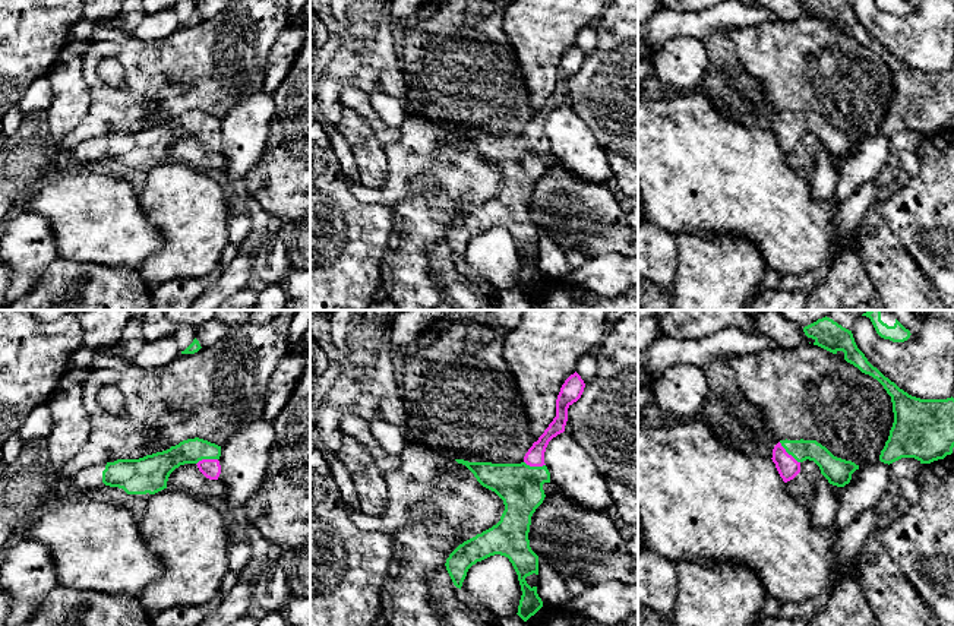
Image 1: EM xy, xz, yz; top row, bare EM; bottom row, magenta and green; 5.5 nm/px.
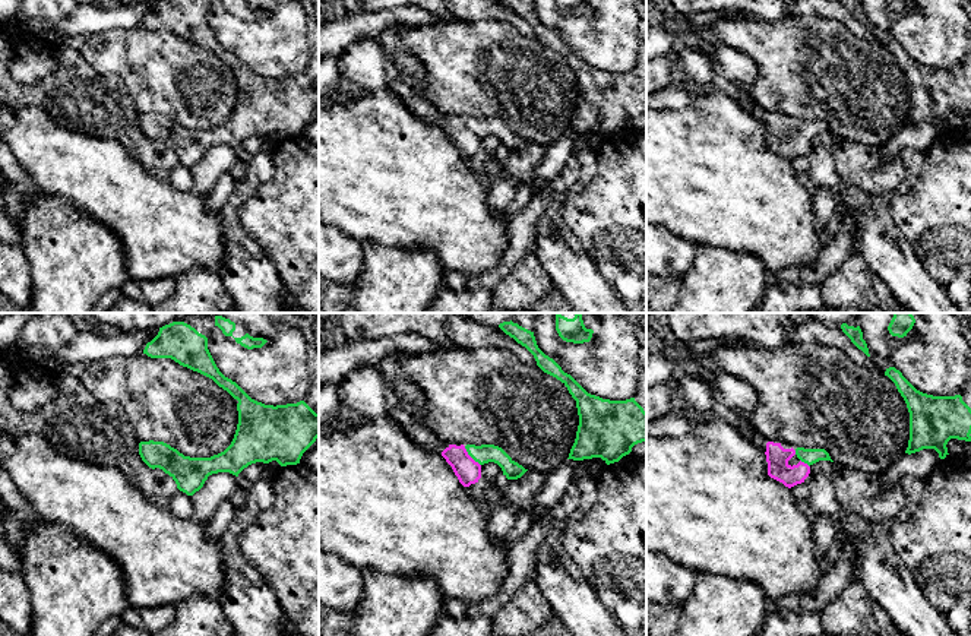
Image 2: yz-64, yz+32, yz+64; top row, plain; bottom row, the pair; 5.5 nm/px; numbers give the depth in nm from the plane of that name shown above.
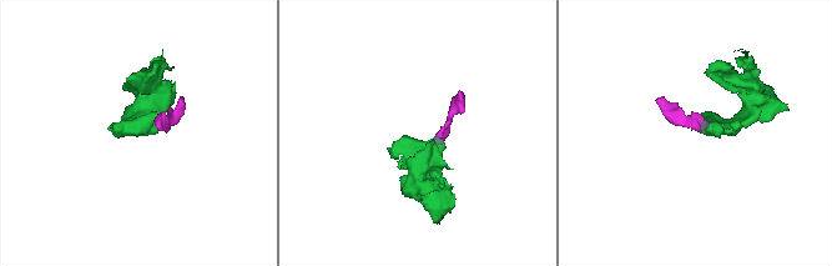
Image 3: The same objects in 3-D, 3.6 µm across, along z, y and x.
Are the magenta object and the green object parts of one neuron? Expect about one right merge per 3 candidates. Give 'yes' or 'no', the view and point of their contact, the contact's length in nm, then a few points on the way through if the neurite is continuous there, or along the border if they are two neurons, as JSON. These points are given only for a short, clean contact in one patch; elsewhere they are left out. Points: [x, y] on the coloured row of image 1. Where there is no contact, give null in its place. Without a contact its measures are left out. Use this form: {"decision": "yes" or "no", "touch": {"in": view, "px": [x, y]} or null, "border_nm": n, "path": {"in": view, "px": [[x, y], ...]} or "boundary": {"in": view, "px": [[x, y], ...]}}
{"decision": "yes", "touch": {"in": "yz", "px": [787, 454]}, "border_nm": 170, "path": {"in": "yz", "px": [[787, 467], [787, 454], [818, 454], [830, 465]]}}

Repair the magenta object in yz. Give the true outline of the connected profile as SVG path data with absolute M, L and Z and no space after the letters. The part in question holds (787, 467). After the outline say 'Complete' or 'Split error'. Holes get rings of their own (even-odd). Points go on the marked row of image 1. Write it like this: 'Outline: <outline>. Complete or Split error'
Outline: M780 440L773 449L773 462L784 483L800 472L800 464L814 461L830 484L844 487L850 483L852 474L859 470L852 461L834 456L816 440Z. Split error

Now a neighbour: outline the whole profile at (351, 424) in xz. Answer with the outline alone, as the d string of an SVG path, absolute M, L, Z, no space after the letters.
M344 415L339 421L339 429L344 434L351 434L354 439L367 446L367 450L373 456L376 467L383 475L399 468L401 456L389 455L375 439L369 423L358 415Z

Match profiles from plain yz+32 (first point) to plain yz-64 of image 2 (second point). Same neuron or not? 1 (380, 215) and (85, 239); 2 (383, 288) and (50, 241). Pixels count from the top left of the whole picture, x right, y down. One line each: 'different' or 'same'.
1: different
2: same

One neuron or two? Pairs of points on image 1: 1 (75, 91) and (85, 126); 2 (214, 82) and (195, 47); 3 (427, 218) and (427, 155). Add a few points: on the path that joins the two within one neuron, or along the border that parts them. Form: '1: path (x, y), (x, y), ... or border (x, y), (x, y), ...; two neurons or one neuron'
1: border (88, 84), (89, 108), (62, 136), (60, 142); two neurons
2: path (211, 73), (195, 56); one neuron
3: path (444, 202), (448, 198), (448, 176), (444, 171); one neuron

